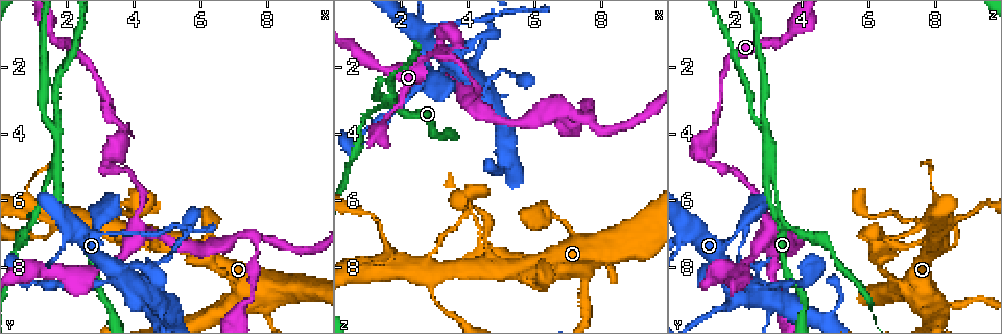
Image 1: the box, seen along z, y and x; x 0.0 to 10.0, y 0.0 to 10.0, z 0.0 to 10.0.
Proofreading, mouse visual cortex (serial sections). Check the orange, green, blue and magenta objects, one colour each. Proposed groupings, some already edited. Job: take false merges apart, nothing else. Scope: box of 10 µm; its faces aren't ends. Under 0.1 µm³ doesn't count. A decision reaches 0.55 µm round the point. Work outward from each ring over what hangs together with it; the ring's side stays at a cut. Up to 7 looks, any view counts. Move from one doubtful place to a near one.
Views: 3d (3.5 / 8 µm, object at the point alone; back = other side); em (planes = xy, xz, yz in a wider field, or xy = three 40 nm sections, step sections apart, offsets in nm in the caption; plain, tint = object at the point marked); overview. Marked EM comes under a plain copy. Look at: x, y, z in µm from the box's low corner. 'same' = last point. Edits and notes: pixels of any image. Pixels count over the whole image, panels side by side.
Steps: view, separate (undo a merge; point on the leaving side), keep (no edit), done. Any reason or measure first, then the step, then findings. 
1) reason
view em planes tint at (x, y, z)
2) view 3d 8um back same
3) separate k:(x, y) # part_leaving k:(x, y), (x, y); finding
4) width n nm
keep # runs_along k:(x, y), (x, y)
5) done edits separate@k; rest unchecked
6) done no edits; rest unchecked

sharp bend
view em xy step 2 tint at (4.10, 7.00, 3.05)

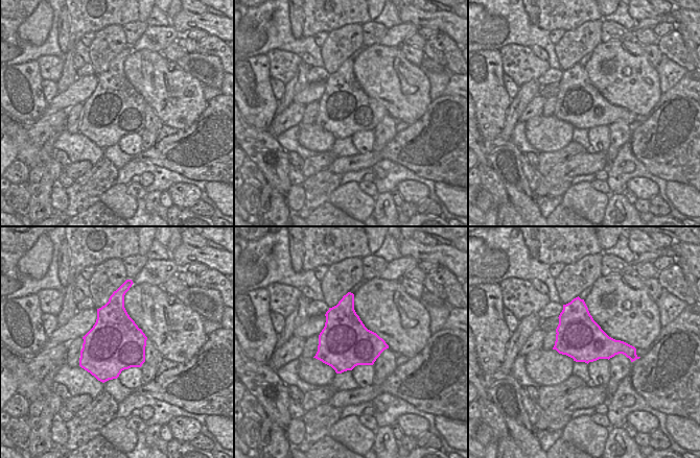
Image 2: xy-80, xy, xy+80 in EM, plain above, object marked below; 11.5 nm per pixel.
see where the arms go
view 3d 3.5um same

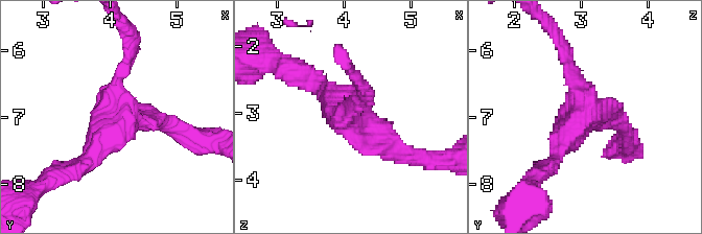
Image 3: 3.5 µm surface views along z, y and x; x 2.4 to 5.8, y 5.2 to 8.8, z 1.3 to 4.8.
keep # runs_along 3:(564, 54), (585, 119), (626, 129); continuous, no second cell

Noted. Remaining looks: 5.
three arms meet
view 3d 8um at (1.60, 5.30, 3.00)

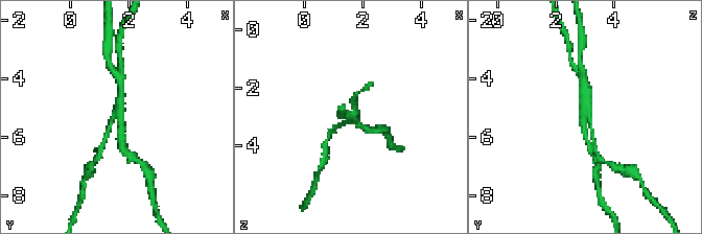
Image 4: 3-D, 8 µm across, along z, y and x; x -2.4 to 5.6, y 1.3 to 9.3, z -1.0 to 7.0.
view 3d 3.5um same

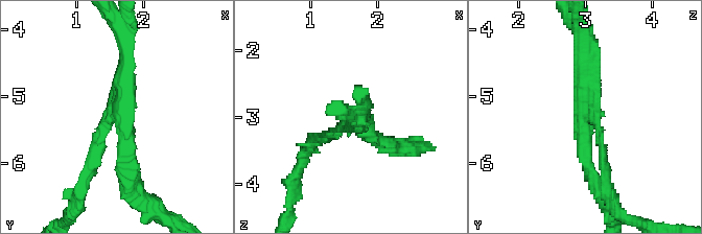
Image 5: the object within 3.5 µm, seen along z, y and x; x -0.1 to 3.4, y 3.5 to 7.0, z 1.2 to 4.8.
separate 5:(98, 151) # a second cell is stuck on

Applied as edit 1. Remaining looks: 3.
narrows sharply
view 3d 3.5um at (7.60, 7.05, 3.60)

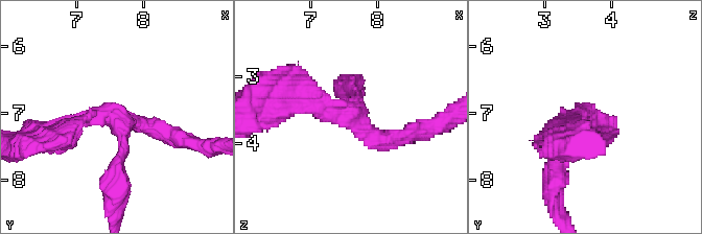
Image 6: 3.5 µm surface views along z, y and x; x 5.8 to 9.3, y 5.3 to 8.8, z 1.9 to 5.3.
arms 3; arm_widths 200, 250, 250 nm
view em planes tint at (7.60, 7.10, 3.50)

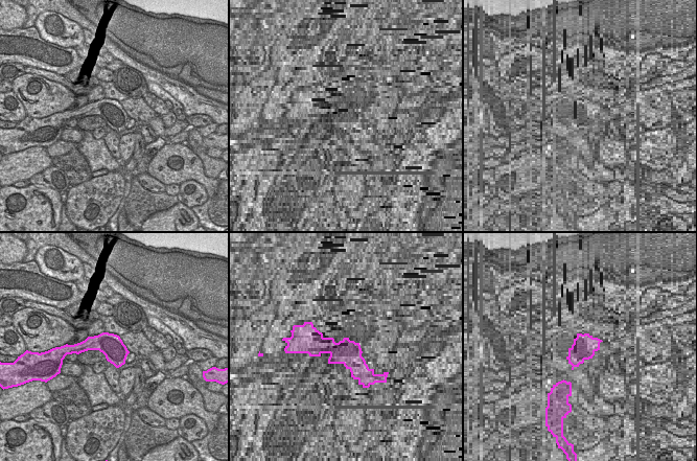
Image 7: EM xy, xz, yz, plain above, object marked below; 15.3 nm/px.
keep # runs_along 6:(290, 101), (348, 115), (348, 89); all the same cell

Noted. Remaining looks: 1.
done edits separate@5; rest unchecked

